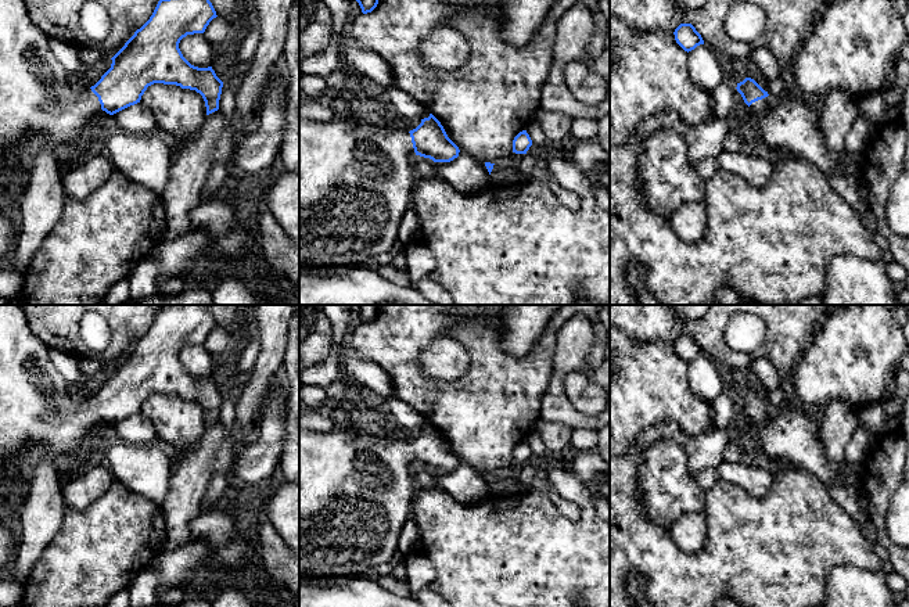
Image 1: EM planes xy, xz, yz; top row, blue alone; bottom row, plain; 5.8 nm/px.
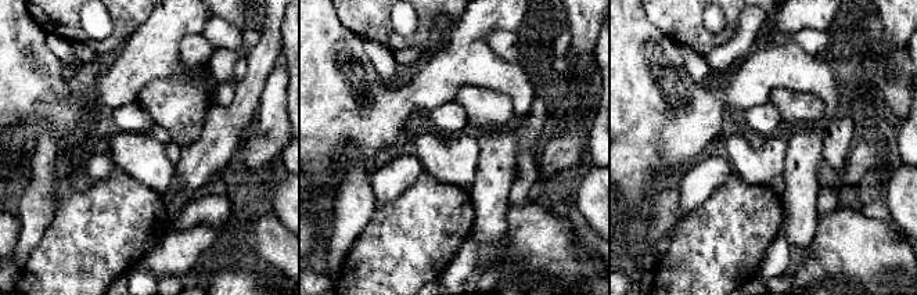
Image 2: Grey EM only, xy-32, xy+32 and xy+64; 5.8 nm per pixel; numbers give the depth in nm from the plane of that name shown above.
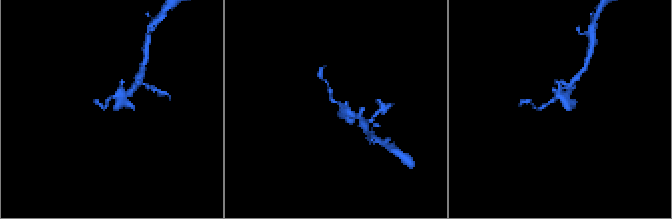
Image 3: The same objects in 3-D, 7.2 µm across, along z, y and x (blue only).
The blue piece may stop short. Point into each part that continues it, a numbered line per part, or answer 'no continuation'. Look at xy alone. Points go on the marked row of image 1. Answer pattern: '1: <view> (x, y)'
1: xy (38, 96)

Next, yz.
1: yz (790, 125)

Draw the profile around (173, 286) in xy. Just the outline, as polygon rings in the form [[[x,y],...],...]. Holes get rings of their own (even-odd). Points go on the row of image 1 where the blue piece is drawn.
[[[175,276],[169,279],[162,279],[158,287],[158,294],[165,297],[175,297],[184,291],[186,276]]]

